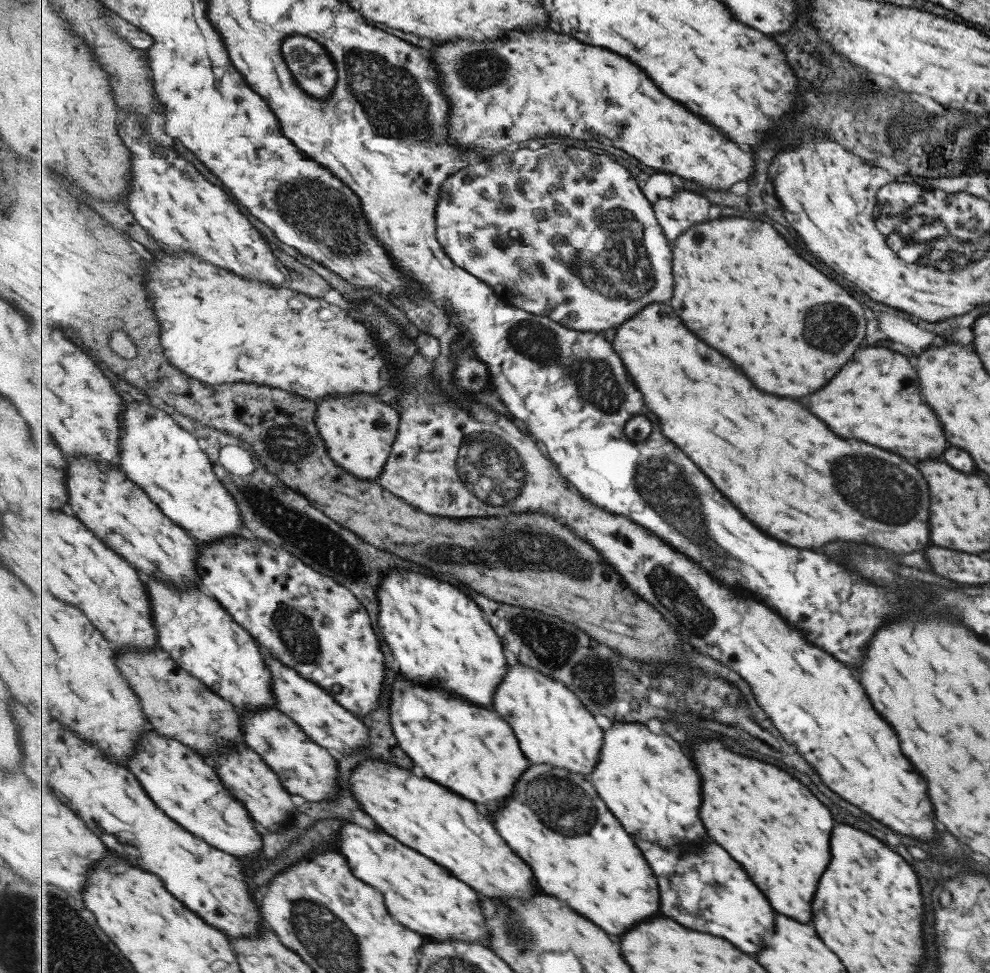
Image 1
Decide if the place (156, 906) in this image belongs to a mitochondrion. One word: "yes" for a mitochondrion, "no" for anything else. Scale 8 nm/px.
no

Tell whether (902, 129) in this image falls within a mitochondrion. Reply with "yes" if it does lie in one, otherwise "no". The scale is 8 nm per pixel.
yes

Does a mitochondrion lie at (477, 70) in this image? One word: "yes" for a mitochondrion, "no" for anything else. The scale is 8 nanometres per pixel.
yes

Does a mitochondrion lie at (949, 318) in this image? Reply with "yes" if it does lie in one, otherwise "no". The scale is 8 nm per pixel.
no

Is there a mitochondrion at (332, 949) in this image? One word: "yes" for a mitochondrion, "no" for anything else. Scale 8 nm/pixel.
yes

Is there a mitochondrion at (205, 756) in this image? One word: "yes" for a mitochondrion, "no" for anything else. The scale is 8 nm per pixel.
no

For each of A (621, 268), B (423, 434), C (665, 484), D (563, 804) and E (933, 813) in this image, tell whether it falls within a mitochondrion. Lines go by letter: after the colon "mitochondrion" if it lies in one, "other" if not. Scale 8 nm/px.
A: mitochondrion
B: other
C: mitochondrion
D: mitochondrion
E: other

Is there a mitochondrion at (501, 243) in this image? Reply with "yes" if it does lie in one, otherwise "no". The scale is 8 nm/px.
no

